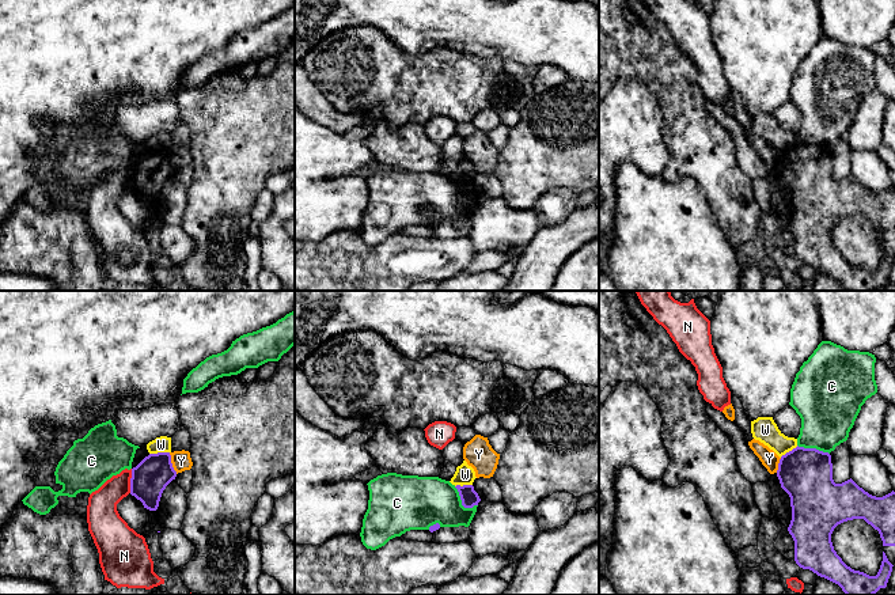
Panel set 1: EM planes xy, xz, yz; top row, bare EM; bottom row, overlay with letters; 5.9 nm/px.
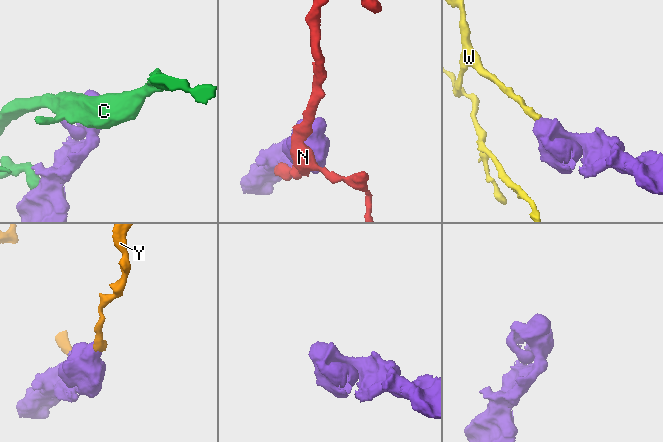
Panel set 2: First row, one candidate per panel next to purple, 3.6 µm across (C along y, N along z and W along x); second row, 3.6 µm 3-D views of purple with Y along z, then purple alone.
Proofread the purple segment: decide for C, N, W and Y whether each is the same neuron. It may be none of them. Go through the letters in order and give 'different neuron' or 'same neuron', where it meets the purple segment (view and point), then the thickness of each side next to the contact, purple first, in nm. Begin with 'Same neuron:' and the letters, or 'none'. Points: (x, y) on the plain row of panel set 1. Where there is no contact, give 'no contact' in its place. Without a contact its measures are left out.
Same neuron: none
C: different neuron; contact xz (462, 199); calibres 100 and 300 nm
N: different neuron; contact xy (131, 177); calibres 220 and 180 nm
W: different neuron; contact xy (159, 148); calibres 220 and 100 nm
Y: different neuron; contact xy (171, 159); calibres 220 and 120 nm

